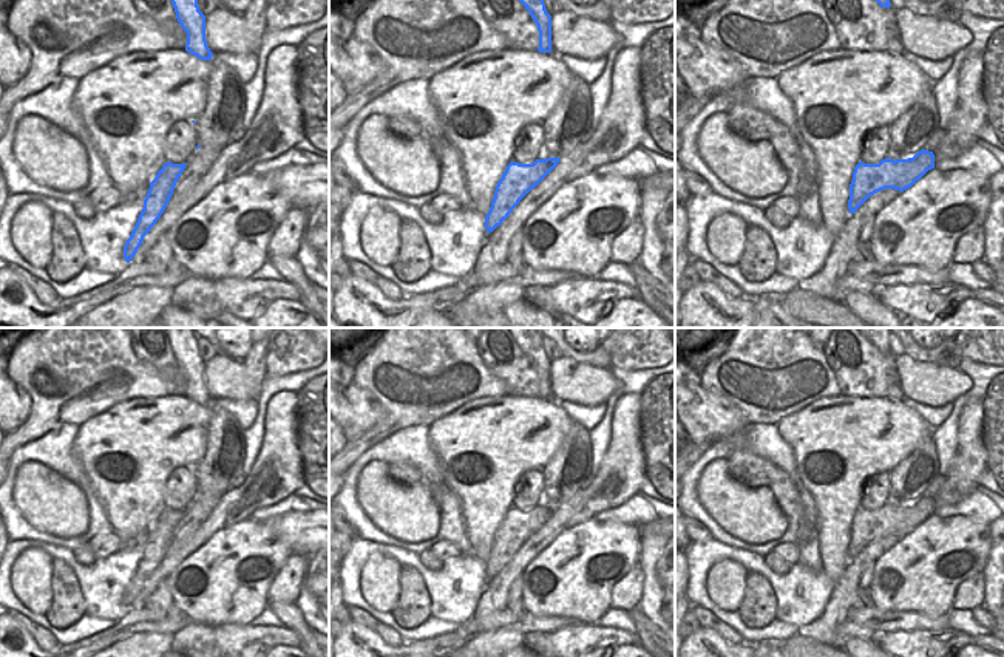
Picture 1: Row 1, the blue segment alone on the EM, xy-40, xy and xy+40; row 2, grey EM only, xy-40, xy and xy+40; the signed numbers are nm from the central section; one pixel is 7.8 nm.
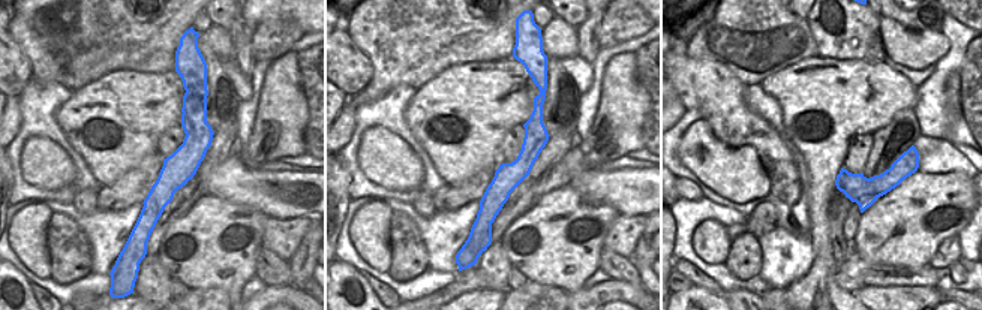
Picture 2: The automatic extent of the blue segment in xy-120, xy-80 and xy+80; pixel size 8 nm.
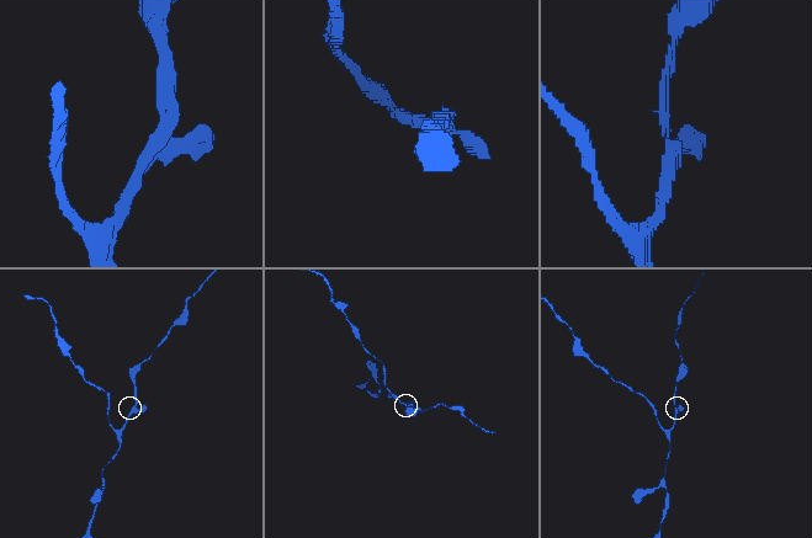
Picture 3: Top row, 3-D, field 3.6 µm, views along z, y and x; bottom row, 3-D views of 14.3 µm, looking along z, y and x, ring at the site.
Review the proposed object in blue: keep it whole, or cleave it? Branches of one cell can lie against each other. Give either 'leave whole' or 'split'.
split

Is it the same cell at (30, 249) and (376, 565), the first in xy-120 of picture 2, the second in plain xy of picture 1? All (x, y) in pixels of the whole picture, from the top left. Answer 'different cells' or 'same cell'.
same cell

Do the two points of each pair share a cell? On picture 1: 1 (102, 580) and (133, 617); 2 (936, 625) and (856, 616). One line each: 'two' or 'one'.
1: two
2: one

